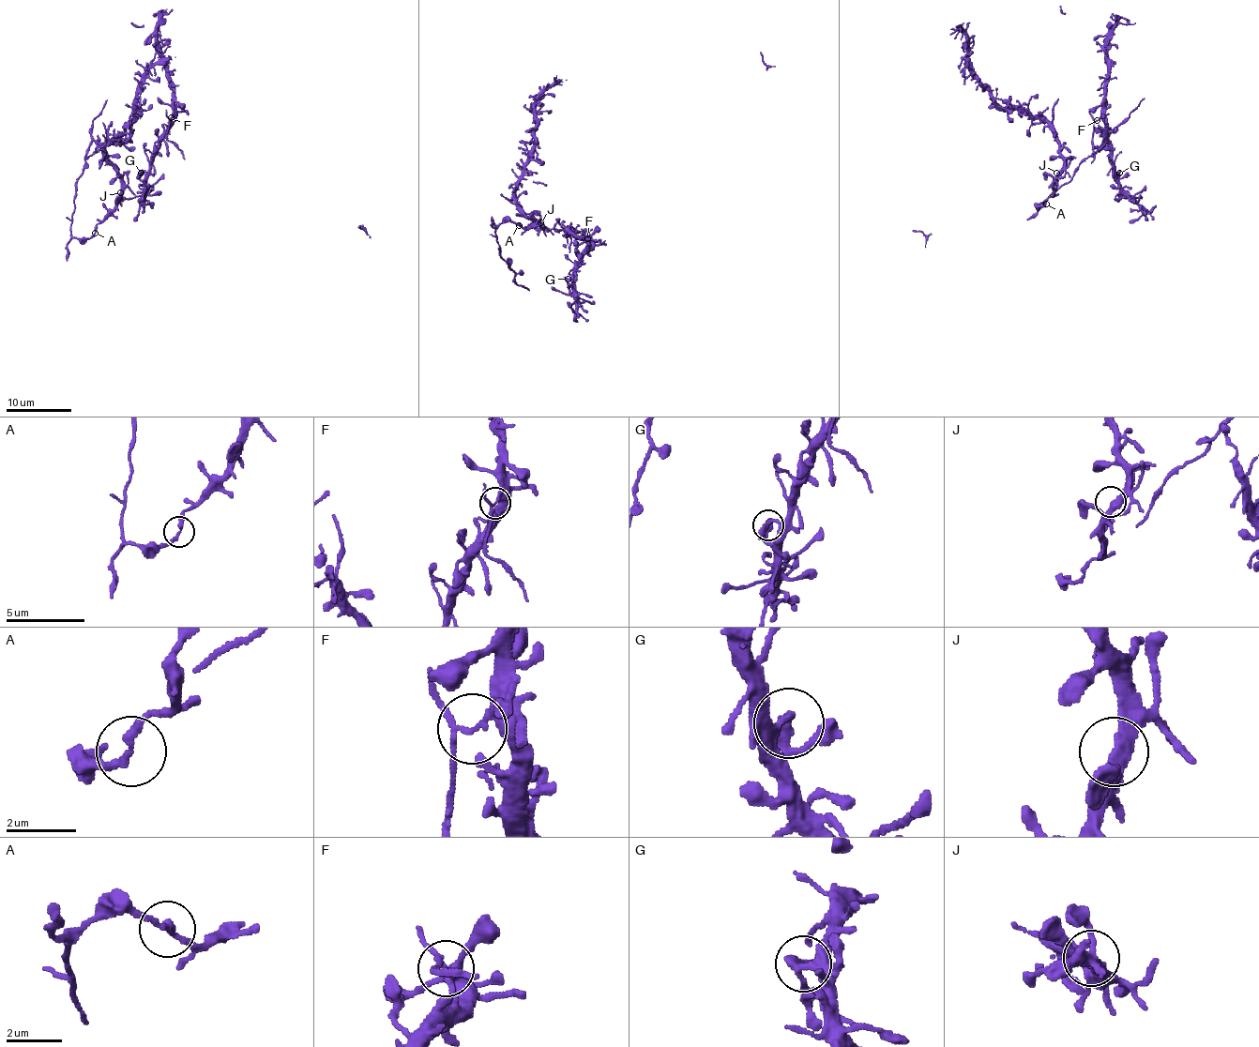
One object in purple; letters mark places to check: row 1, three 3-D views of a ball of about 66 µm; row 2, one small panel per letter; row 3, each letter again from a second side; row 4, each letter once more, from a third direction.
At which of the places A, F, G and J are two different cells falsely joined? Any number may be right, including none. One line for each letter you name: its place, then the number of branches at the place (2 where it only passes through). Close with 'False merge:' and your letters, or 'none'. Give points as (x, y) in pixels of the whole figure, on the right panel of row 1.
A: place (1046, 204); branches 2
F: place (1097, 120); branches 3
False merge: A, F

